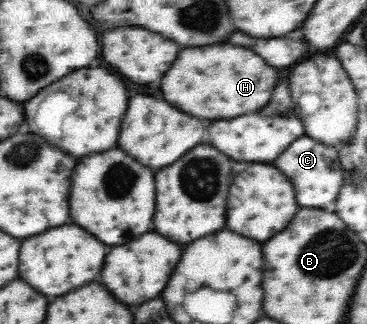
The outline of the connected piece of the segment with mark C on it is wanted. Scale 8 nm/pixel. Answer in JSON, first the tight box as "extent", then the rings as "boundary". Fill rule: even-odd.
{"extent":[276,135,345,209],"boundary":[[[304,135],[290,144],[286,151],[276,159],[276,167],[290,177],[296,189],[296,199],[300,207],[326,207],[330,209],[341,187],[345,184],[345,167],[341,164],[338,149],[326,145],[314,137]],[[316,181],[316,183],[314,183]]]}

